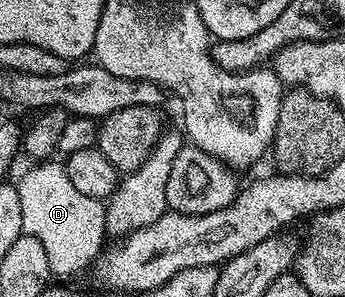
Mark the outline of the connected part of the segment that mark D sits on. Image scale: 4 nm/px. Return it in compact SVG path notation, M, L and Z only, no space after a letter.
M45 159L34 169L29 169L16 182L18 205L22 212L22 227L28 236L43 243L47 251L47 263L50 274L65 275L87 270L97 260L98 254L106 244L105 206L98 198L83 195L67 179L64 164L56 160Z

